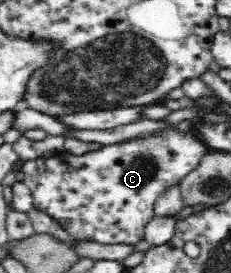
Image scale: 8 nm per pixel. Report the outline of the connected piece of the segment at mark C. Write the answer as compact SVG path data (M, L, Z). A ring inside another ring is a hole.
M176 125L161 134L152 134L131 139L116 145L102 146L99 151L84 155L61 153L47 158L25 161L20 169L20 180L30 188L33 204L37 210L47 213L75 239L100 243L102 245L133 245L145 239L146 224L155 216L158 197L172 185L180 183L190 171L194 171L202 157L211 149L194 131L182 133Z

